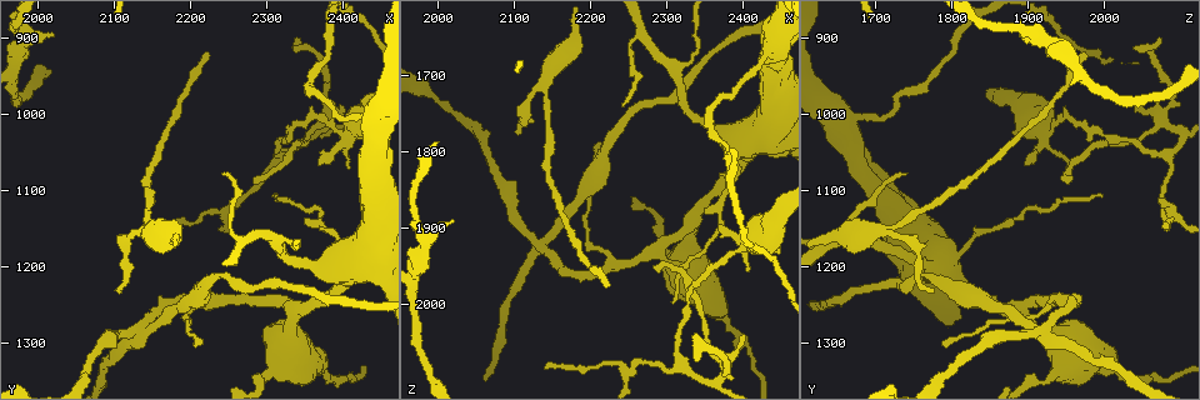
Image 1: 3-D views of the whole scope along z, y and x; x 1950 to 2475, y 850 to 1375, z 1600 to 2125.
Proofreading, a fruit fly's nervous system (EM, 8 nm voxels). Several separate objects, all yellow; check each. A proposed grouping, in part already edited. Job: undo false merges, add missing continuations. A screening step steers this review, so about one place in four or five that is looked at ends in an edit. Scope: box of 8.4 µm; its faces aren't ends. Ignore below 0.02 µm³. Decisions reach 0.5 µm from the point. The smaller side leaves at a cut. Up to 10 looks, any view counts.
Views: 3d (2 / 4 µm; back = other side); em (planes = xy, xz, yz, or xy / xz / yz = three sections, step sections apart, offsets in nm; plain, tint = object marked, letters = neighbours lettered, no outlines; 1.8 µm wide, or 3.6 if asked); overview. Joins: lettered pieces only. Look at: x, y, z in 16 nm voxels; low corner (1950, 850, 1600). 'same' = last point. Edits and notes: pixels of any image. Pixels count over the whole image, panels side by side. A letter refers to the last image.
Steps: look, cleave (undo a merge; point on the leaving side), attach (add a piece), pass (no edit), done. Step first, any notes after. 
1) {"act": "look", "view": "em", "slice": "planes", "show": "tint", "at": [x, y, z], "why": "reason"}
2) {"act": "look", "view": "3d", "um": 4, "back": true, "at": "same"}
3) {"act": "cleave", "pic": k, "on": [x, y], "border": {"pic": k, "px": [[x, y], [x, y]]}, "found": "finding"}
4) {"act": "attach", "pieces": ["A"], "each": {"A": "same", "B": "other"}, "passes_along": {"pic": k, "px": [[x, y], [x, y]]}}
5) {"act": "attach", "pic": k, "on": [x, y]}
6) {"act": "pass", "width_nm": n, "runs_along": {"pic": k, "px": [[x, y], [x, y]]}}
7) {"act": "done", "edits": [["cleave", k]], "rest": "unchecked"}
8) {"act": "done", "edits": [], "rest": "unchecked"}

{"act": "look", "view": "em", "slice": "yz", "step": 4, "show": "tint", "at": [2135, 1285, 1925], "why": "sharp bend"}

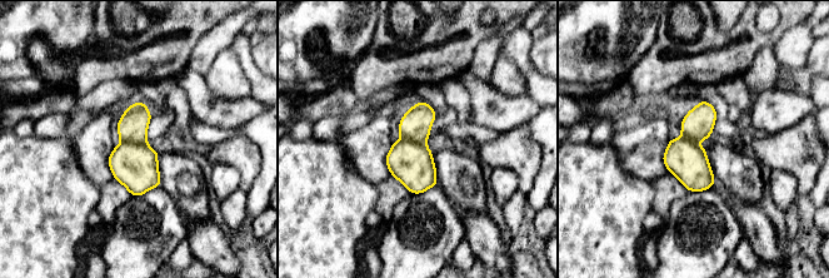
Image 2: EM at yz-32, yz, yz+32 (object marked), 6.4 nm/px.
{"act": "look", "view": "em", "slice": "planes", "show": "letters", "at": "same", "why": "another direction"}

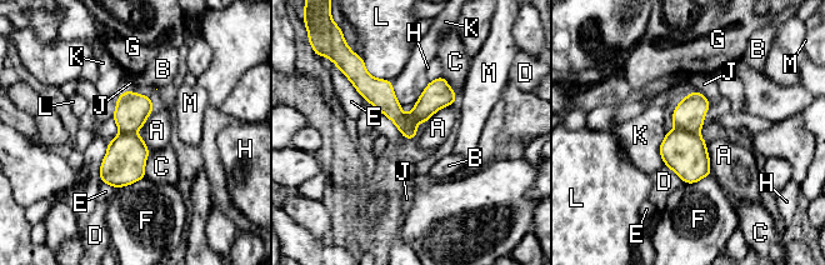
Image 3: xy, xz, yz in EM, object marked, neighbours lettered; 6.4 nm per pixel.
{"act": "cleave", "pic": 3, "on": [684, 153], "each": {"A": "other", "B": "other", "C": "other", "D": "other", "E": "other", "F": "other", "G": "other", "H": "other", "J": "other", "K": "other", "L": "other", "M": "other"}, "border": {"pic": 3, "px": [[675, 128], [698, 134]]}, "found": "a second neuron is stuck on"}

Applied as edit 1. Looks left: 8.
{"act": "look", "view": "overview", "why": "see it whole again"}

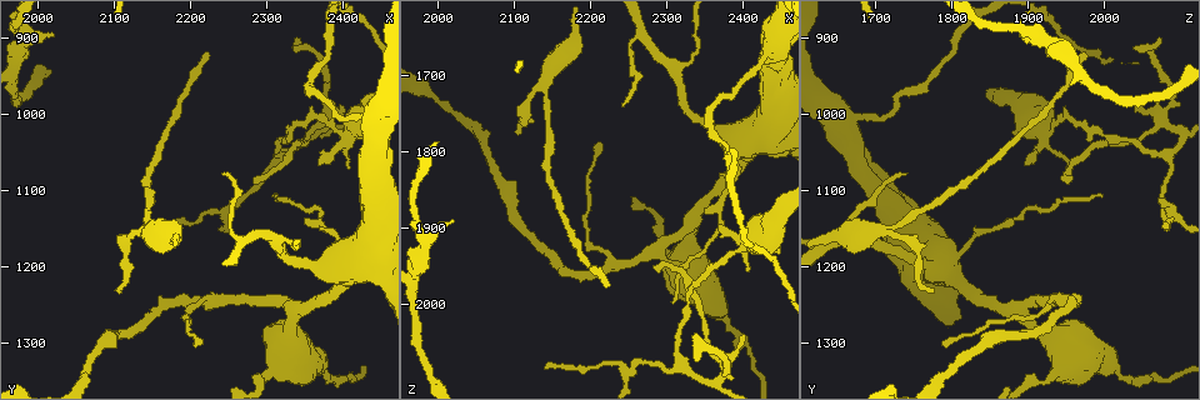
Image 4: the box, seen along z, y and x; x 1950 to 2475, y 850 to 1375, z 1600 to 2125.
{"act": "look", "view": "em", "slice": "planes", "show": "letters", "at": [2105, 1235, 1780]}

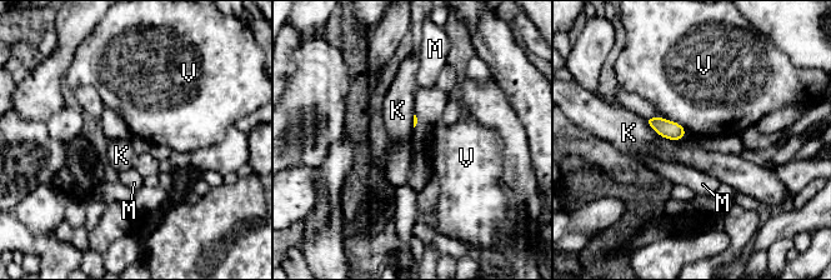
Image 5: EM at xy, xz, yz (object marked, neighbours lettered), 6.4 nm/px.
{"act": "pass", "longest_contact_nm": ["K", 280], "each": {"K": "other", "M": "other", "V": "other"}, "found": "no lettered piece goes on from it"}

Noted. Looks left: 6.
{"act": "look", "view": "em", "slice": "planes", "show": "letters", "at": [2225, 920, 1970], "why": "end of a long branch"}

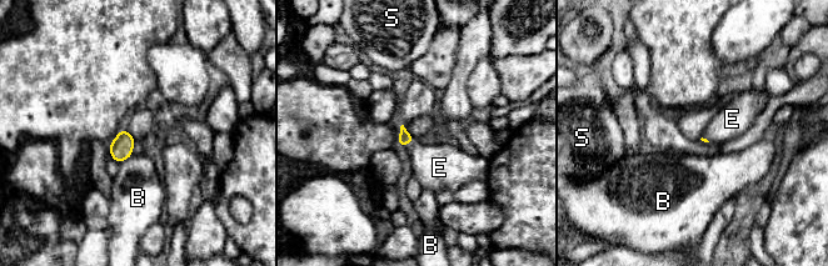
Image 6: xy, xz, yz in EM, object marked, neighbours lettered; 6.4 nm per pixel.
{"act": "attach", "pieces": ["E"], "each": {"B": "other", "E": "same", "S": "other"}, "passes_along": {"pic": 6, "px": [[404, 136], [407, 144], [437, 167]]}, "found": "the neuron continues"}

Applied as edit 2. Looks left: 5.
{"act": "look", "view": "em", "slice": "planes", "show": "letters", "at": [2335, 1020, 1980], "why": "three-way junction"}

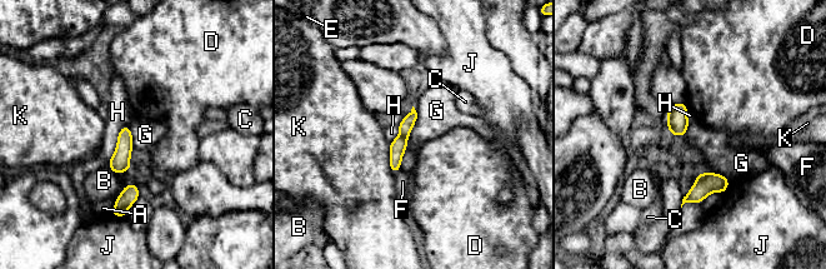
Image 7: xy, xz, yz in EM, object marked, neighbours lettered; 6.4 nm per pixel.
{"act": "cleave", "pic": 7, "on": [398, 147], "width_nm": 110, "each": {"A": "other", "B": "other", "C": "other", "D": "other", "E": "other", "F": "other", "G": "other", "H": "other", "J": "other", "K": "other"}, "border": {"pic": 7, "px": [[400, 134], [406, 138]]}, "found": "two neurons meet here"}

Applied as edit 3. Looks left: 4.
{"act": "done", "edits": [["cleave", 3], ["attach", 6], ["cleave", 7]], "rest": "unchecked"}

